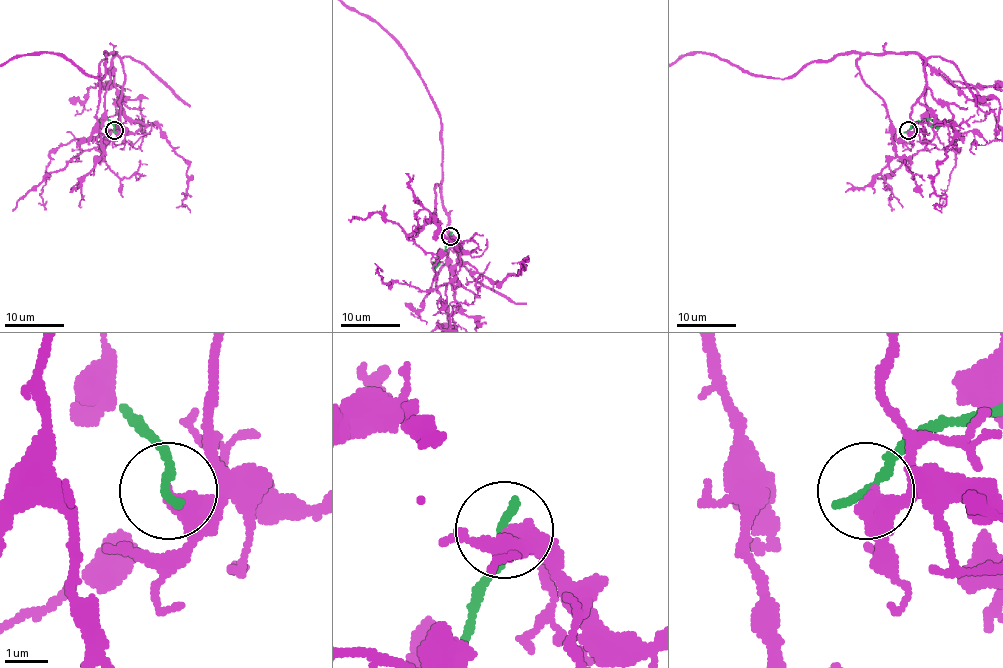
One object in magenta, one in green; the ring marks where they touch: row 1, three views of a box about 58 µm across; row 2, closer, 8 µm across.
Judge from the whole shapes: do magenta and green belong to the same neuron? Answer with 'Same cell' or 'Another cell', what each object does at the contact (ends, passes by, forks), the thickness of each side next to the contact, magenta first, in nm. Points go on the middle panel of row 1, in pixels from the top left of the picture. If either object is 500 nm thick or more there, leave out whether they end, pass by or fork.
Another cell. Thickness 500 nm (magenta) against 240 nm

